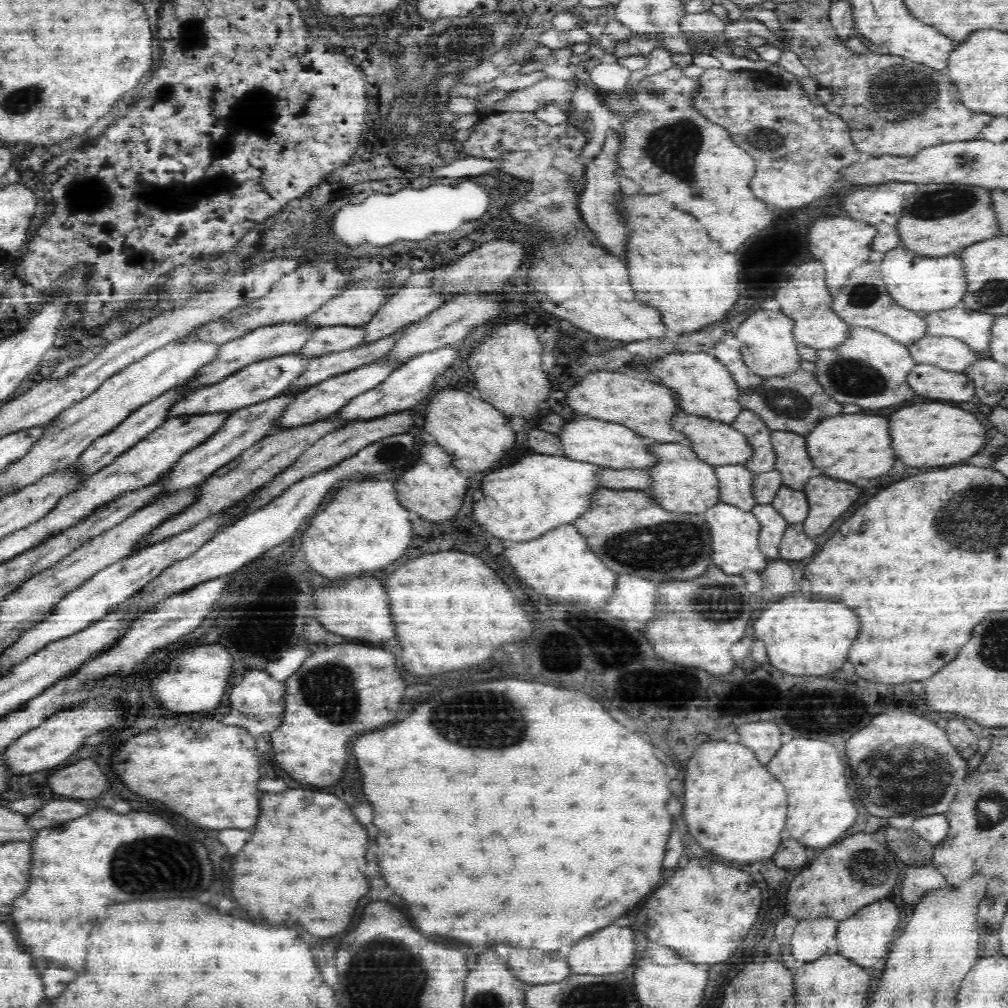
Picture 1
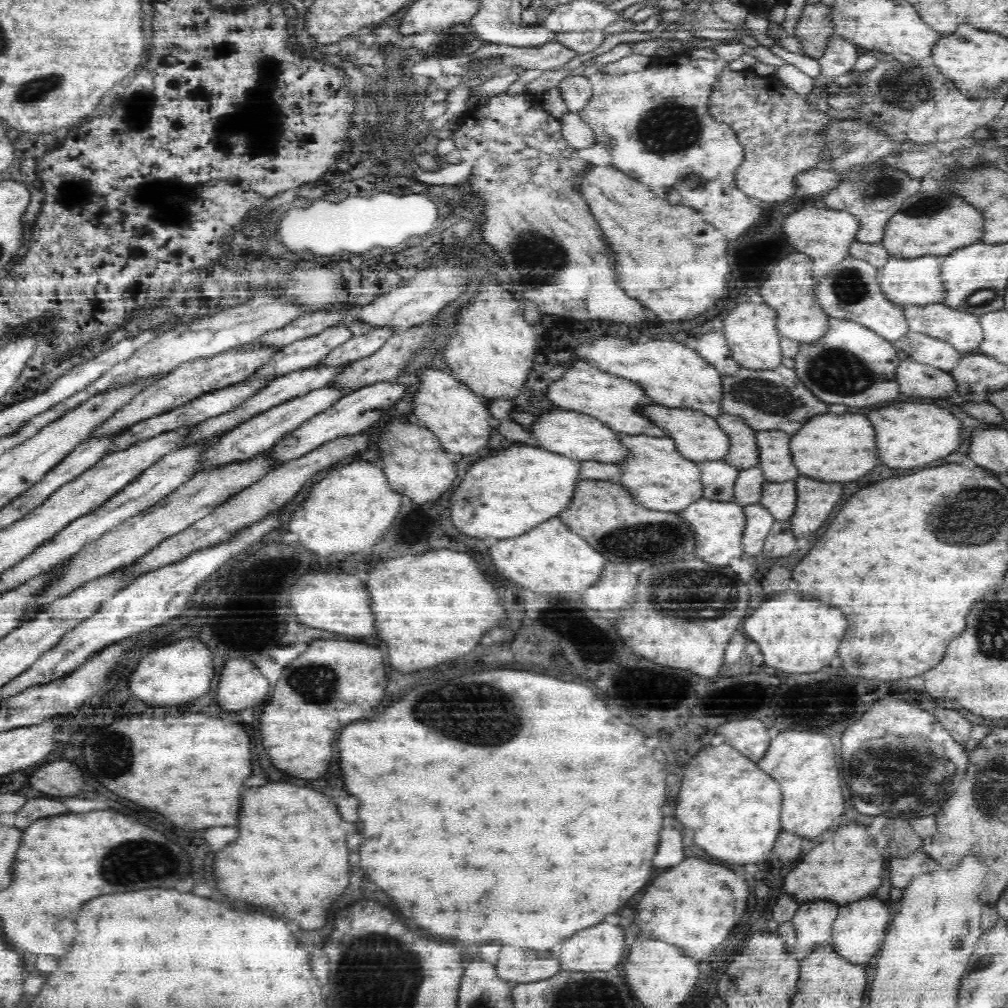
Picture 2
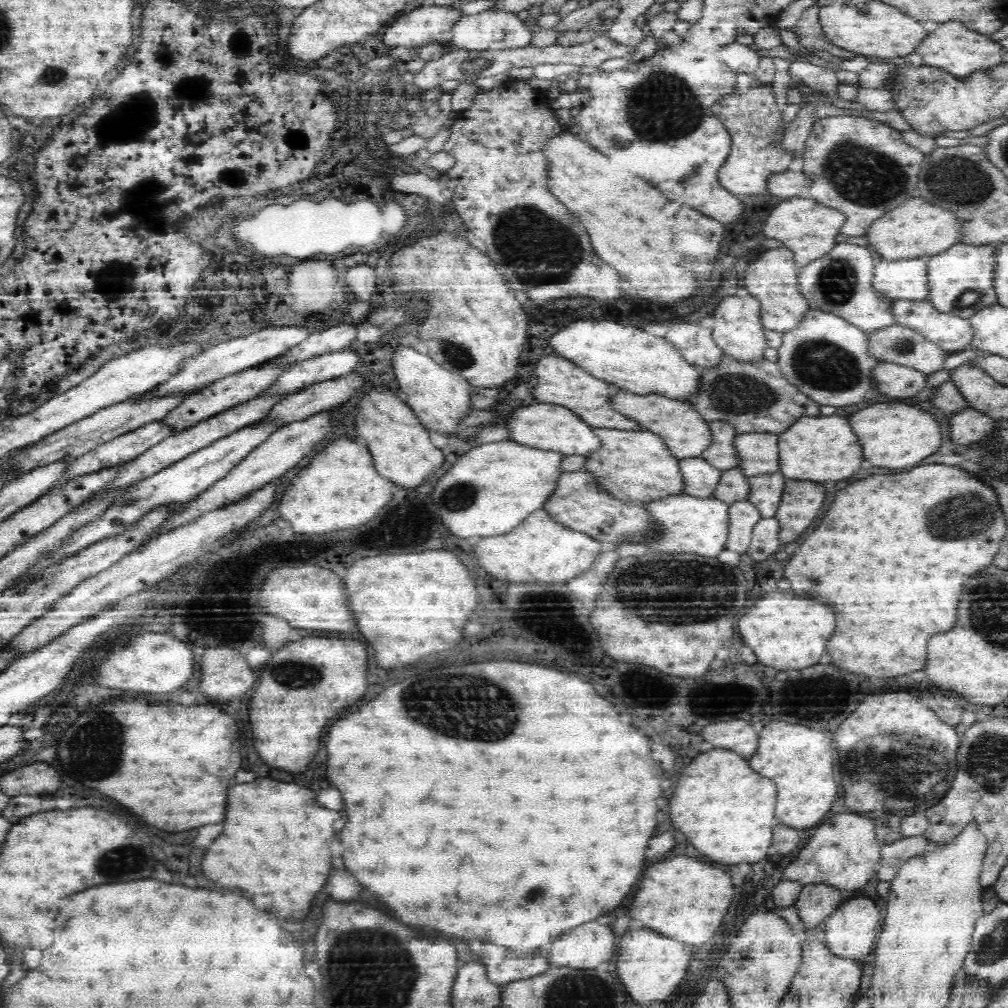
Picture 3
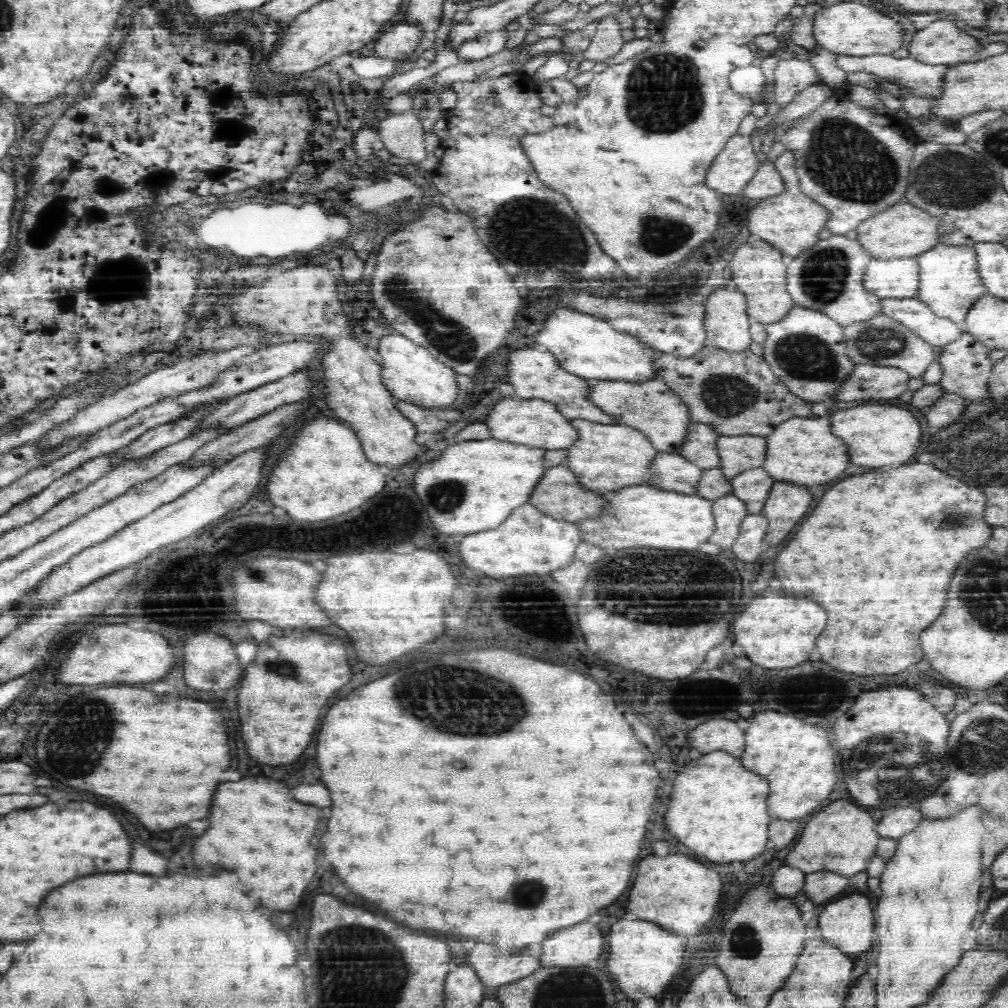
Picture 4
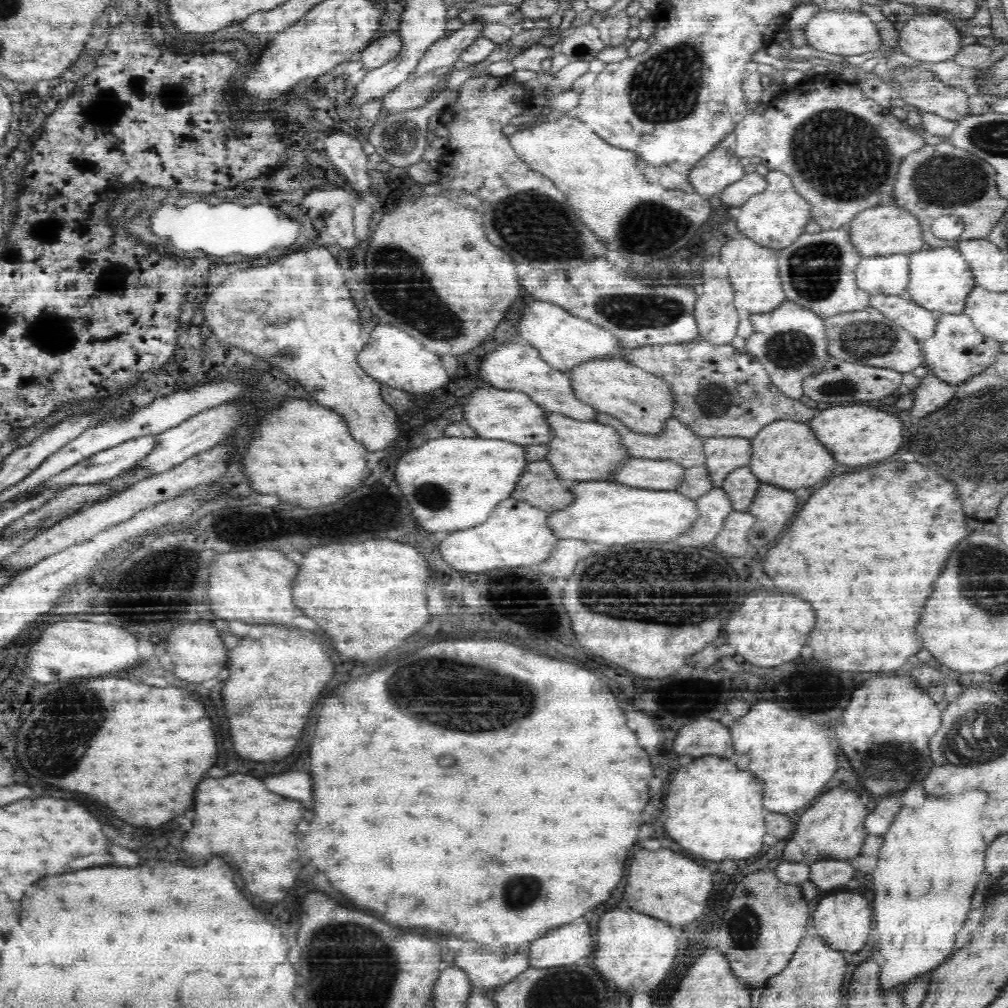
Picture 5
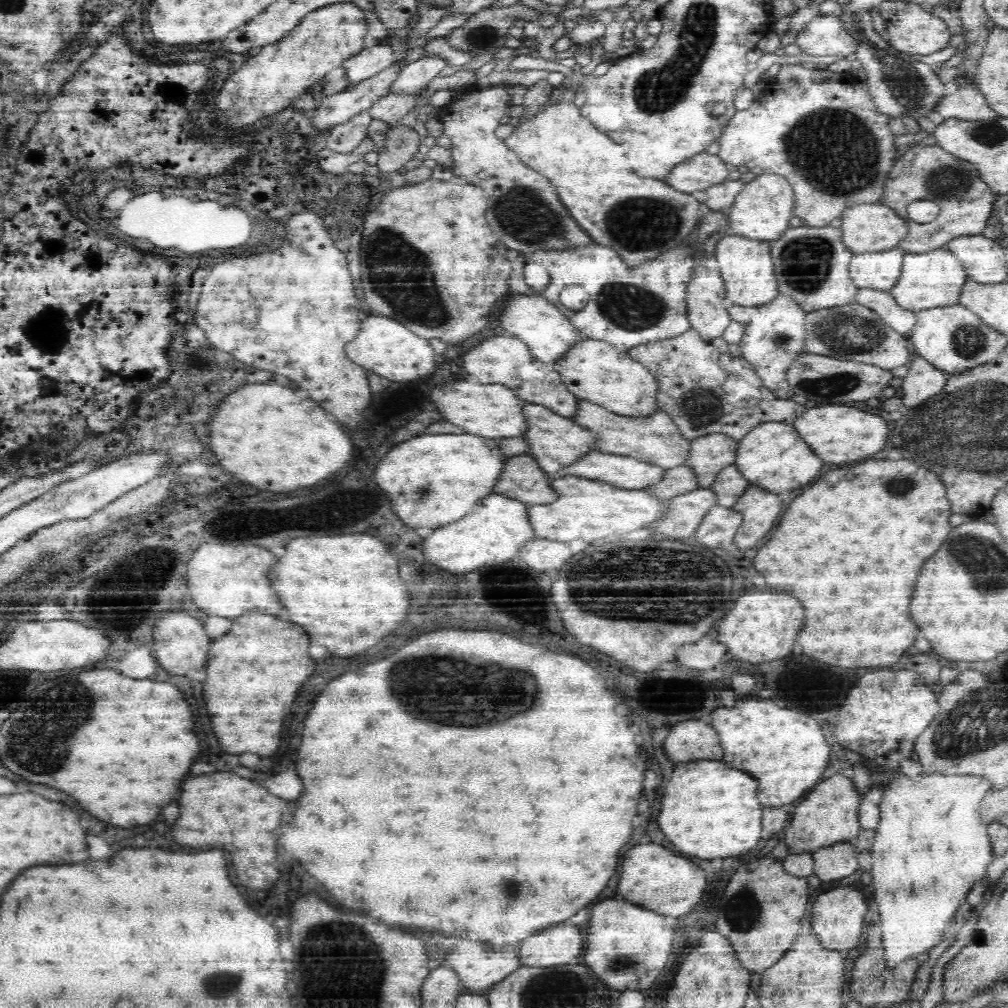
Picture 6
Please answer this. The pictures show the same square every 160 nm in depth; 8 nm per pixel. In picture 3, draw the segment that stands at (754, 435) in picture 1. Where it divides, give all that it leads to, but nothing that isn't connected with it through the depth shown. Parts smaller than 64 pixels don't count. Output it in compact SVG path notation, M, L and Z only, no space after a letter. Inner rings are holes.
M722 421L709 422L708 430L708 446L700 452L700 458L719 471L736 467L736 457L732 454L732 438L737 433Z

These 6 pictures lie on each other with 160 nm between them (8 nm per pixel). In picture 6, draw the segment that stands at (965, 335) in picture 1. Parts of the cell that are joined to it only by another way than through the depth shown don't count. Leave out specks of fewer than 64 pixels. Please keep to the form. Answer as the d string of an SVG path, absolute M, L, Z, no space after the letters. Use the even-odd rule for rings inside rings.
M857 288L854 303L872 310L881 318L885 325L890 326L896 333L907 336L916 323L915 314L900 309L888 291L874 288Z

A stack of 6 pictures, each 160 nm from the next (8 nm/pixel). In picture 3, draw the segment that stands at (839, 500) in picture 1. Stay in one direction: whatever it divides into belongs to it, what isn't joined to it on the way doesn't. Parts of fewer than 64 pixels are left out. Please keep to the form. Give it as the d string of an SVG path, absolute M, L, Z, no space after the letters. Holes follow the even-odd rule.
M785 479L780 502L773 516L778 524L777 540L793 543L814 522L824 502L824 488L810 481Z

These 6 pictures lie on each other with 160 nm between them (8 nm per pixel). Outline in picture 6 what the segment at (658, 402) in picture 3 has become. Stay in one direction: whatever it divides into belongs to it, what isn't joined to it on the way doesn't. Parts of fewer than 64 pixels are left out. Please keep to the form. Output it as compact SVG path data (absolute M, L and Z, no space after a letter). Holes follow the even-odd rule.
M579 334L569 348L553 363L566 388L576 397L599 404L612 412L631 415L652 414L656 410L656 381L648 369L611 342Z

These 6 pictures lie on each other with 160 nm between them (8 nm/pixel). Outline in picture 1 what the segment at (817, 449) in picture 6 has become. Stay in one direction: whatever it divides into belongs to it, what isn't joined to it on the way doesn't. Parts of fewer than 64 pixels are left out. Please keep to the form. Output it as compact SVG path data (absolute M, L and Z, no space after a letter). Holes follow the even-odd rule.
M922 402L906 406L890 416L892 446L896 456L908 466L926 466L936 468L942 464L956 464L980 452L986 444L986 426L960 407L950 403ZM934 442L934 448L932 448ZM950 444L950 446L948 446ZM942 448L960 448L960 450L942 450Z

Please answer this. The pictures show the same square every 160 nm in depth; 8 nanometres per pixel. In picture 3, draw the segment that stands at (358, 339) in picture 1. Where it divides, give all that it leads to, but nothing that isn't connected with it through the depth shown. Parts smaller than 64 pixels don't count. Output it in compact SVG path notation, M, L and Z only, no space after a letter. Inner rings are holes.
M251 367L238 374L227 376L218 382L214 382L214 384L201 388L196 393L184 396L168 414L158 420L158 423L162 423L162 427L170 429L171 436L178 436L181 432L196 426L196 424L200 424L200 422L204 422L204 420L208 420L208 418L222 414L226 410L232 410L232 408L256 398L258 392L264 390L272 380L276 380L276 376L280 372L284 372L284 370L288 370L288 368L261 369Z

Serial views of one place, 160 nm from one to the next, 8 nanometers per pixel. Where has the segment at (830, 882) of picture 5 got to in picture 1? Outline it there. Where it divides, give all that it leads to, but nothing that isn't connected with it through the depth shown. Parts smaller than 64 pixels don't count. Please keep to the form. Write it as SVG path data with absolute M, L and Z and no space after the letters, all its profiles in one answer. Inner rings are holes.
M826 917L796 924L791 940L792 956L798 960L796 968L828 954L828 944L836 938L838 924L838 920Z

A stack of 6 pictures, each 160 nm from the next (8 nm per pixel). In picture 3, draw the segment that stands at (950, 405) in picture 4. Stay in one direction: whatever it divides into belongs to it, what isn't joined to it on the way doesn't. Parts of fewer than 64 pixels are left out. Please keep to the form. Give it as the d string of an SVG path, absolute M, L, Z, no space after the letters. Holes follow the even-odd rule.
M962 406L953 412L948 418L948 438L952 442L972 442L972 438L982 438L988 434L992 426L991 417L970 406Z

